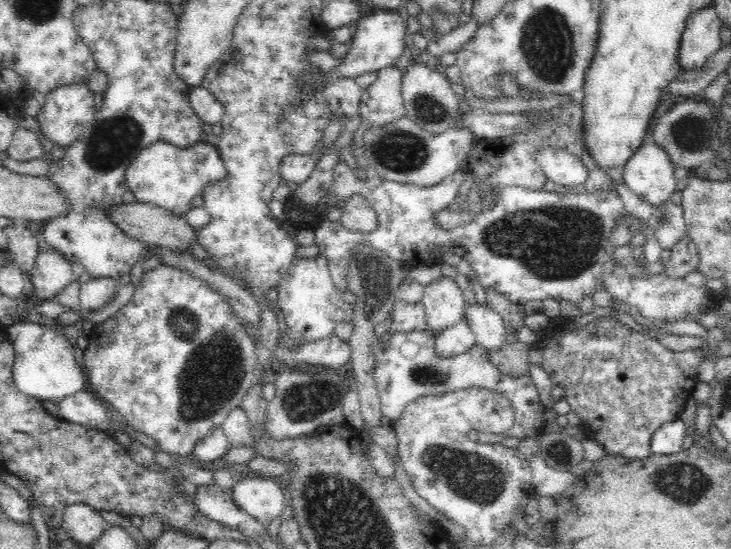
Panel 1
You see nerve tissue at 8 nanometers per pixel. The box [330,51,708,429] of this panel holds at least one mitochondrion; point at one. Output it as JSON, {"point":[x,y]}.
{"point":[553,243]}

